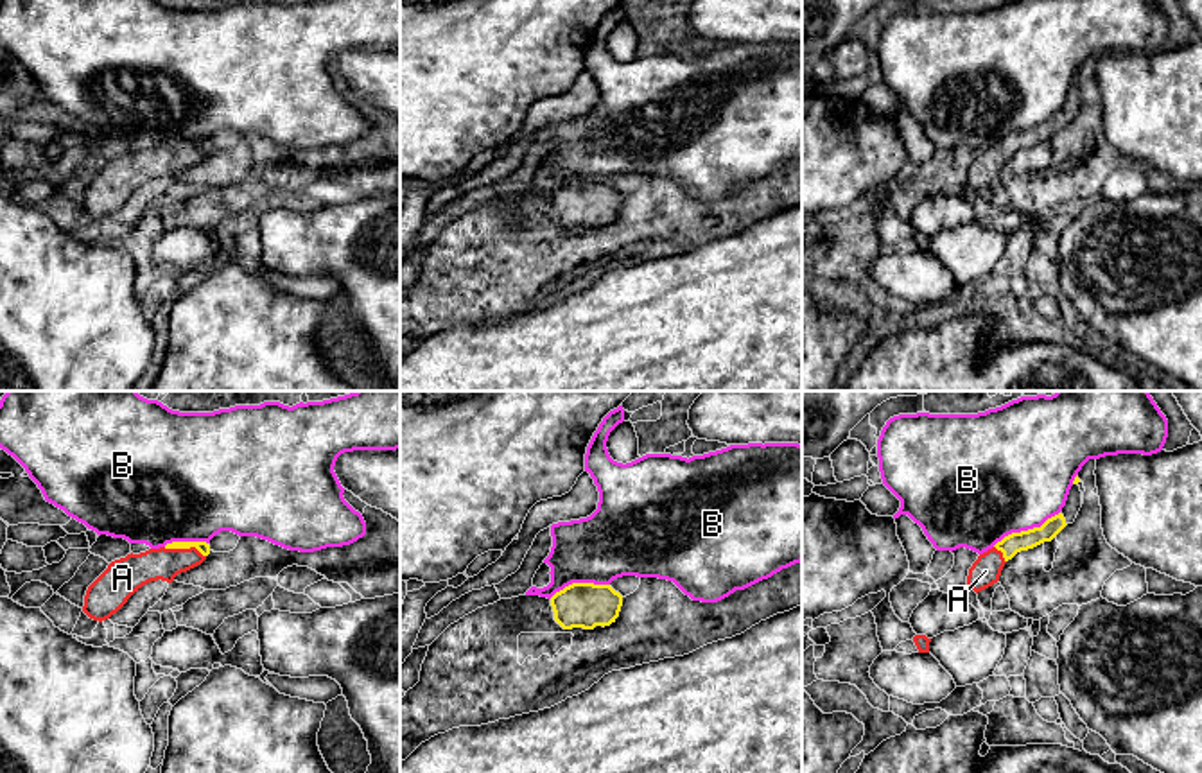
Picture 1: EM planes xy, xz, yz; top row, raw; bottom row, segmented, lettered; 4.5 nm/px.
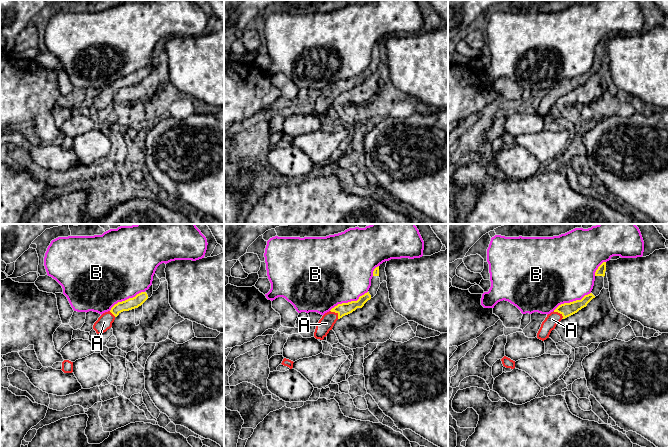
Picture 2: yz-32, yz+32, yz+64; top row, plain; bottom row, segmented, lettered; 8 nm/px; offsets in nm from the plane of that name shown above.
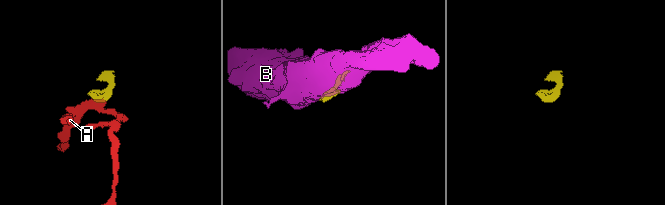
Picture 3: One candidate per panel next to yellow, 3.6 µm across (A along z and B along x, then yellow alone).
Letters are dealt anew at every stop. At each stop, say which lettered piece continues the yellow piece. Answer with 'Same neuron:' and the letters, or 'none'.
Same neuron: A

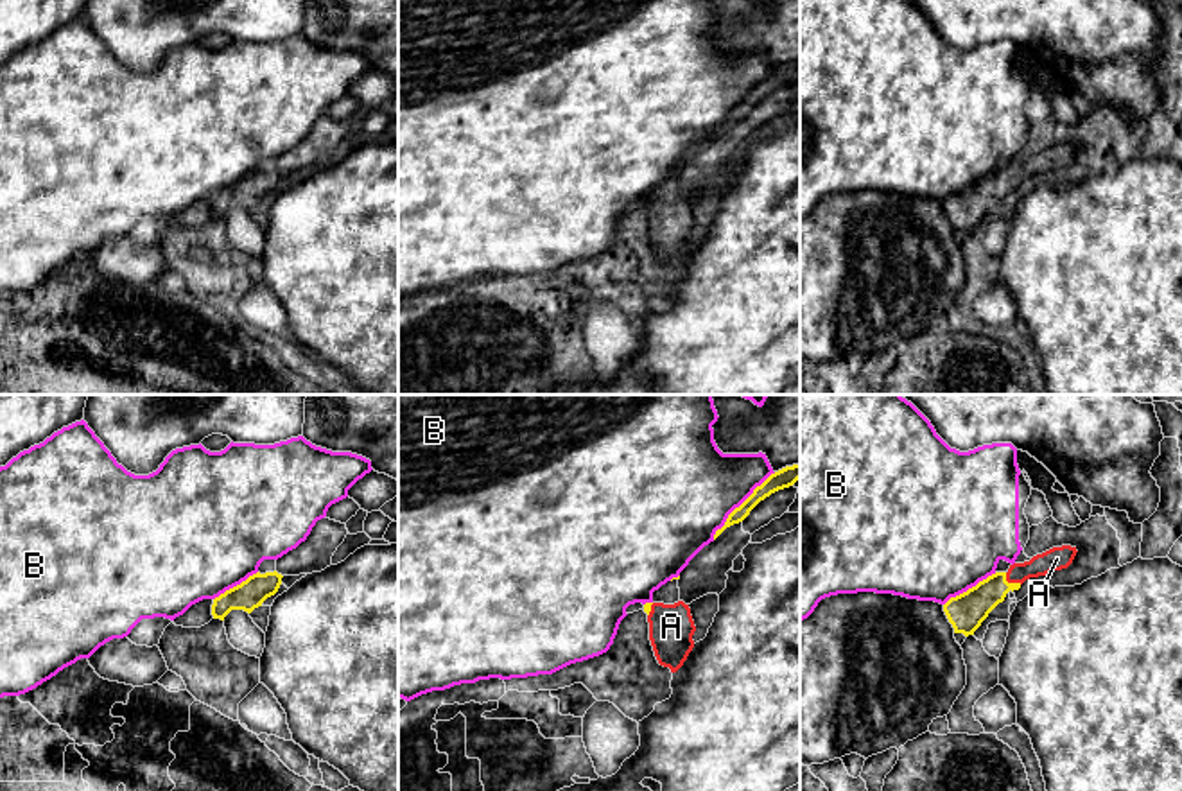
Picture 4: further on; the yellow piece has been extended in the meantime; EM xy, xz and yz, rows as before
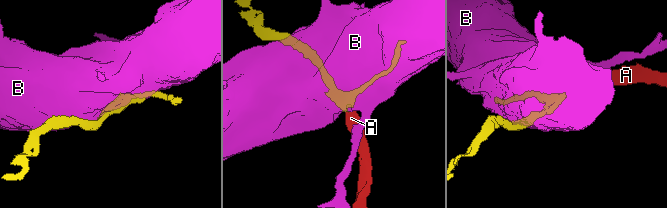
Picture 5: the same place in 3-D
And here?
Same neuron: A

